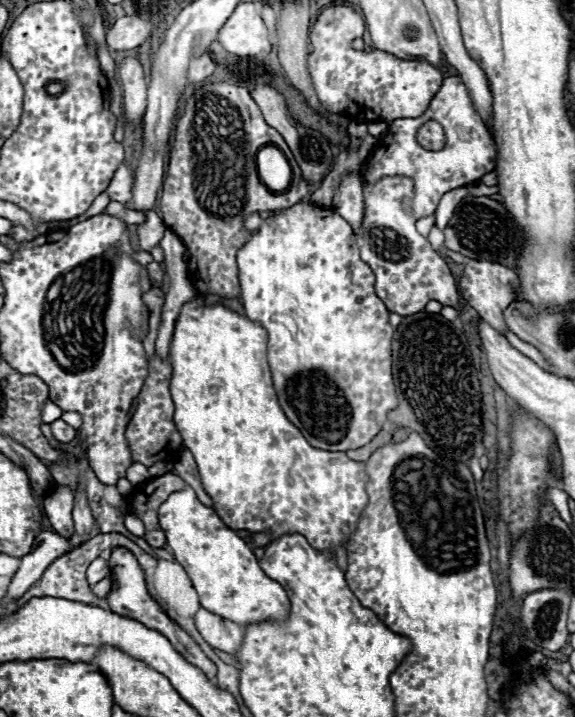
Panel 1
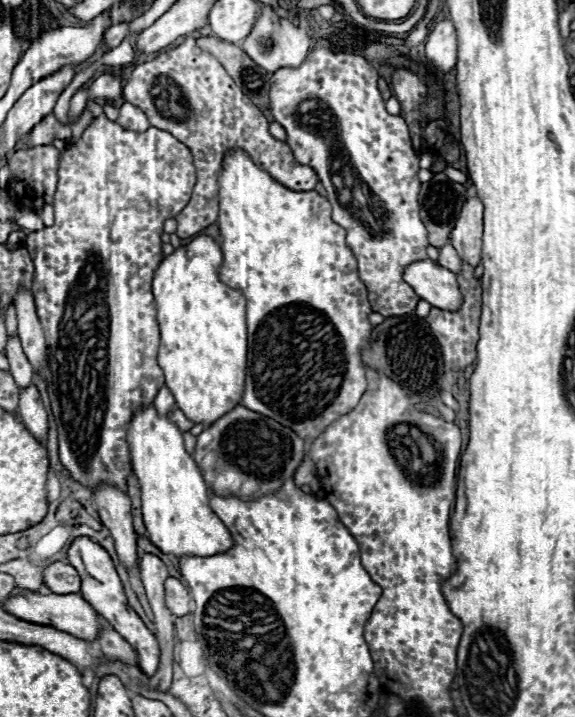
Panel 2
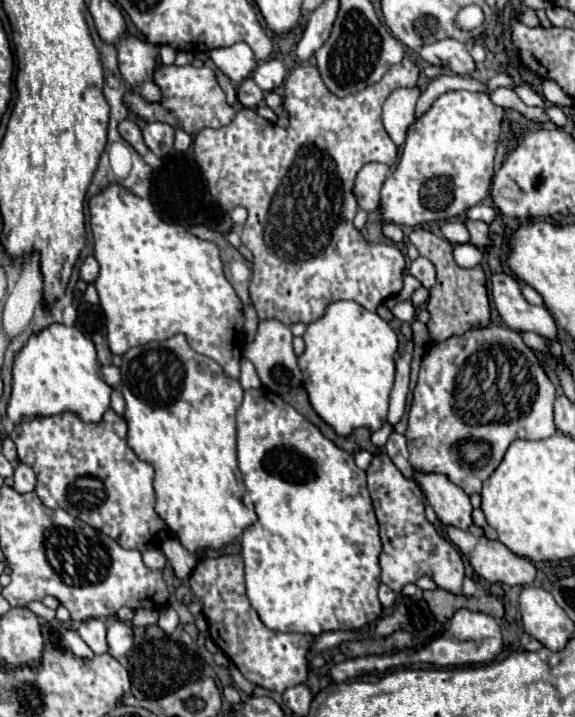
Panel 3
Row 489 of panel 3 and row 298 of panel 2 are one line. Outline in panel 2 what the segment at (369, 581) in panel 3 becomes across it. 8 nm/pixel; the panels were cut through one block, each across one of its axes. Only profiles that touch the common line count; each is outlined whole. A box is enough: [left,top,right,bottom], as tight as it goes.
[218,150,374,442]

